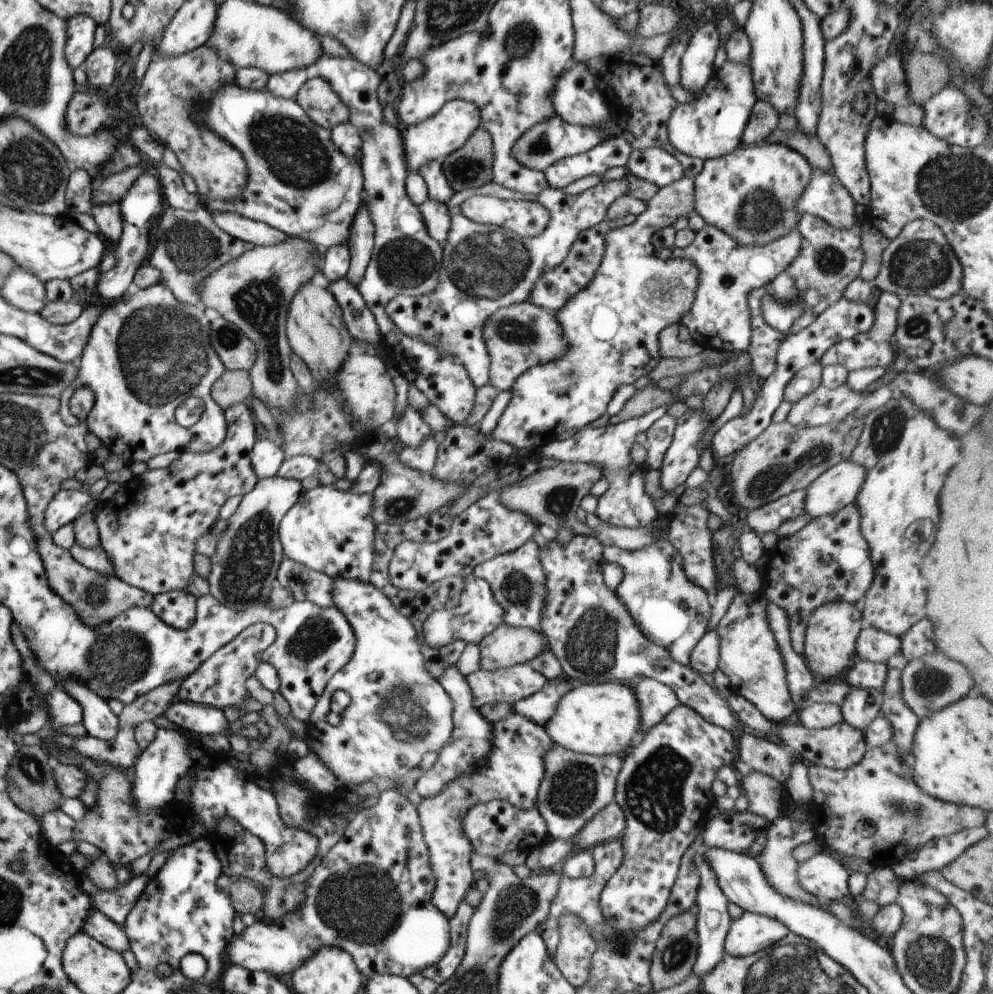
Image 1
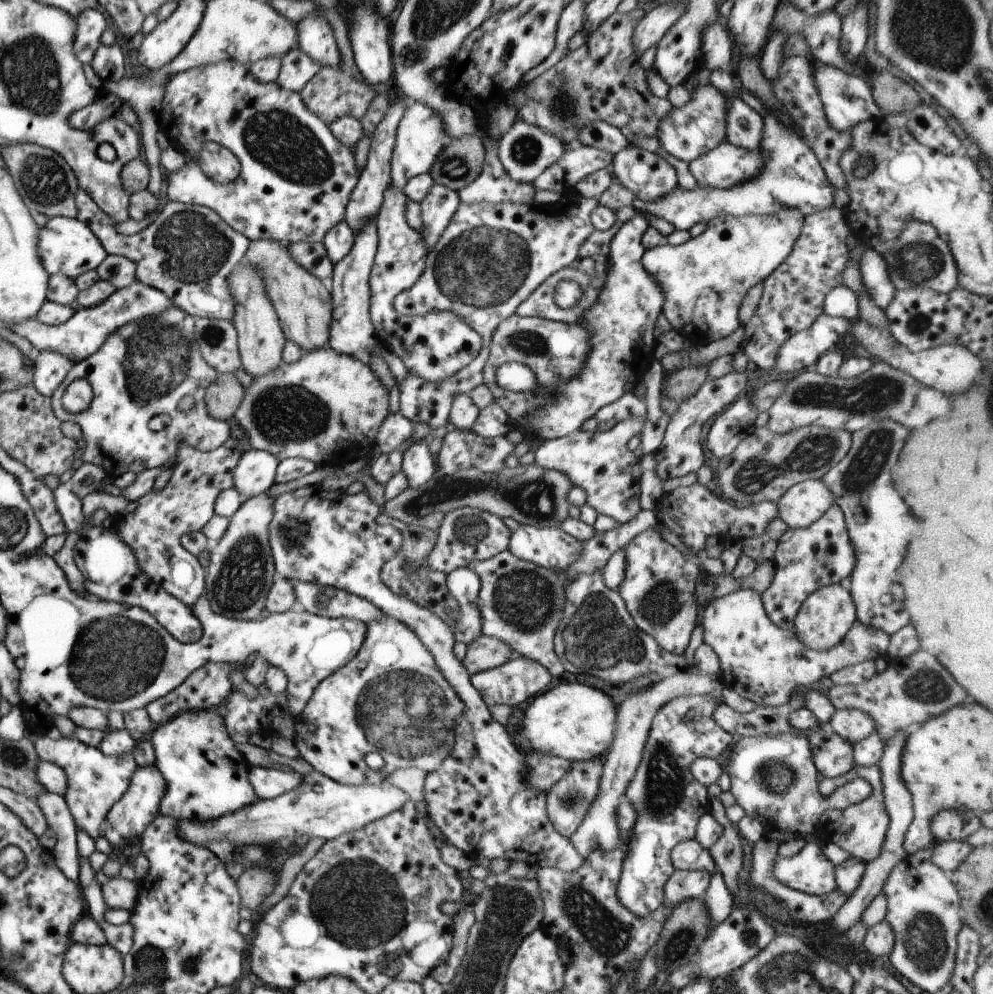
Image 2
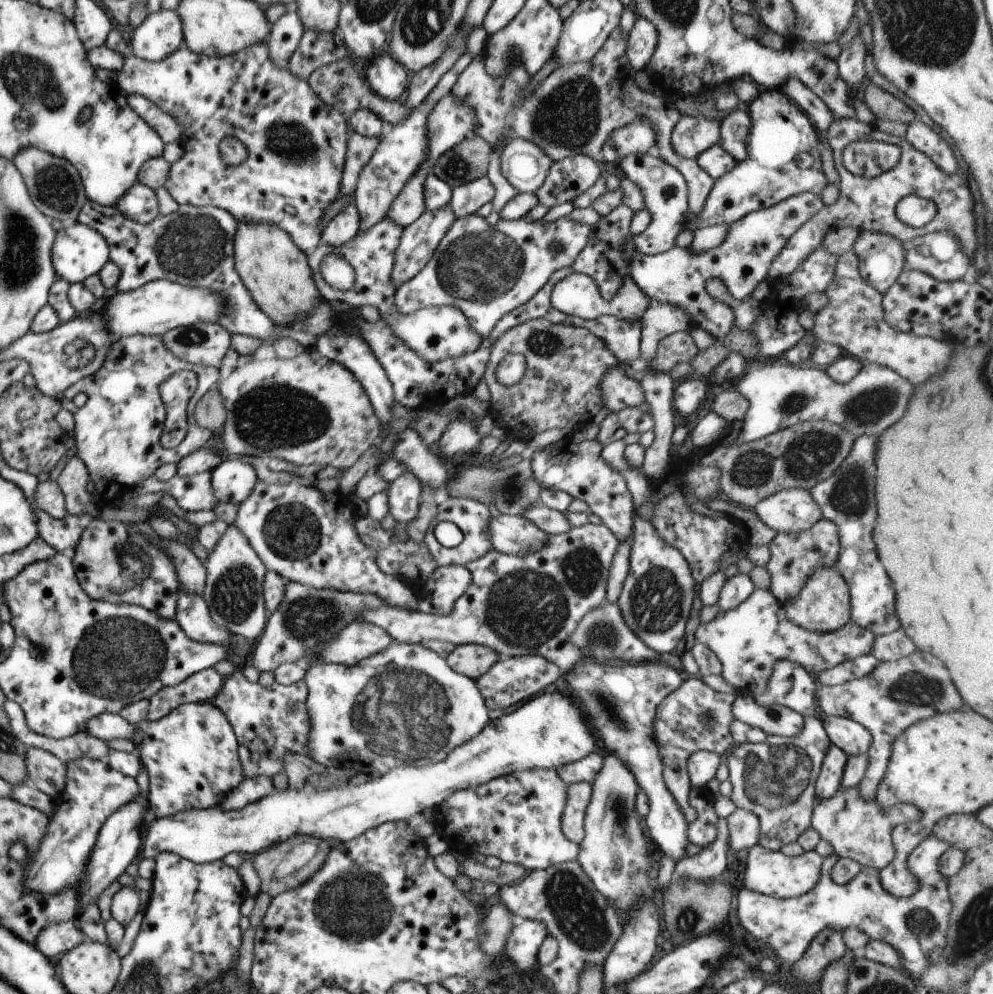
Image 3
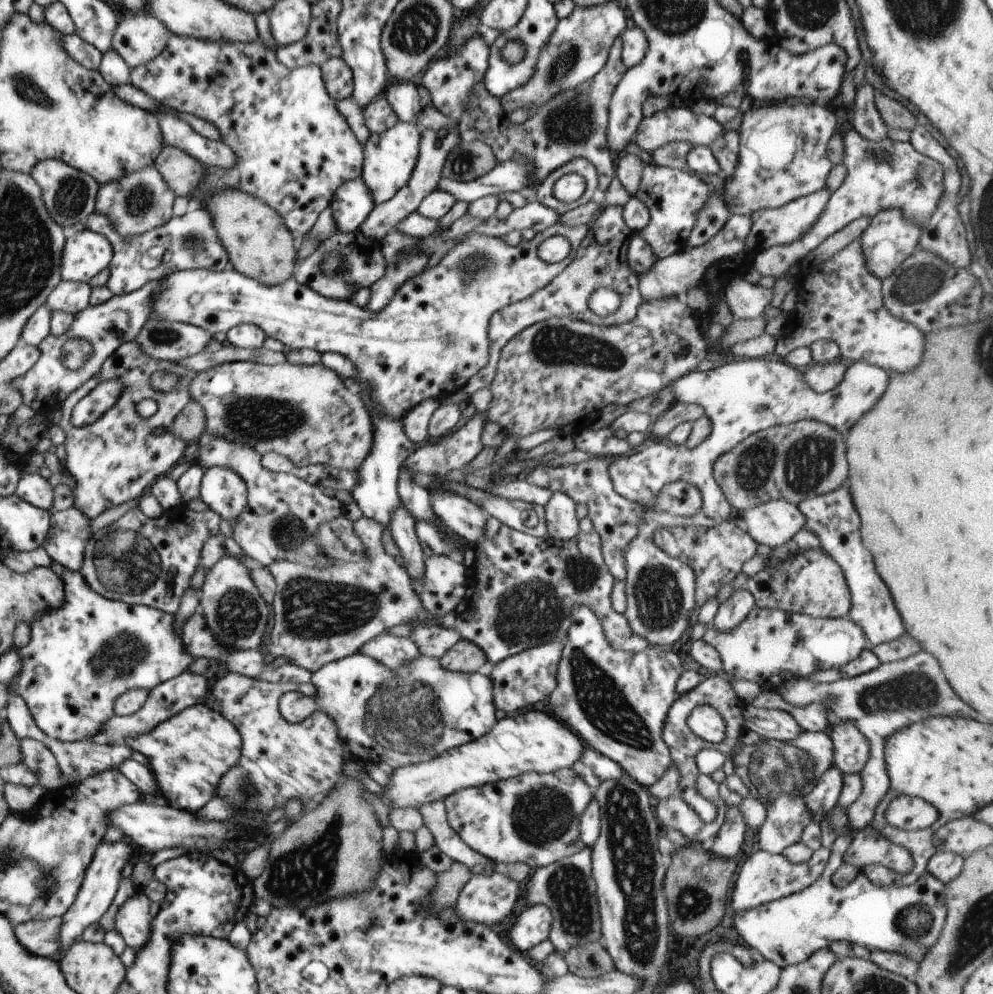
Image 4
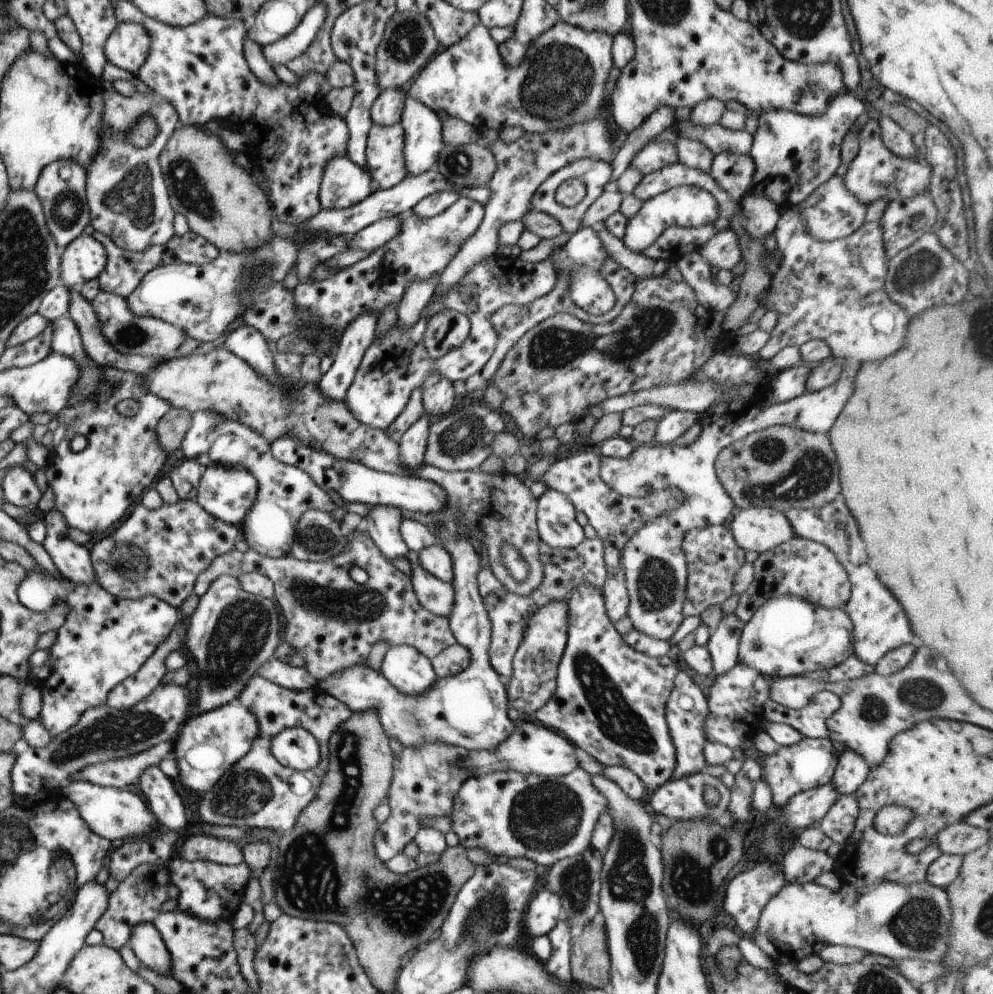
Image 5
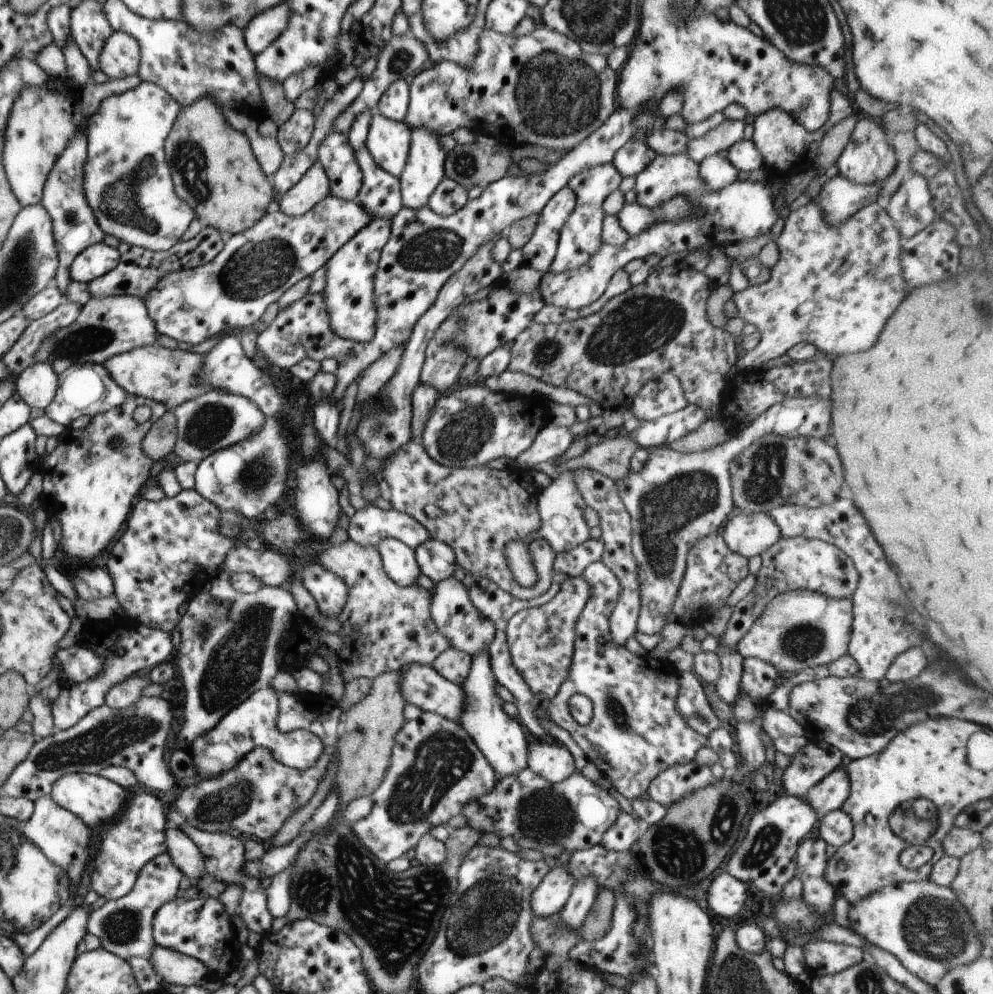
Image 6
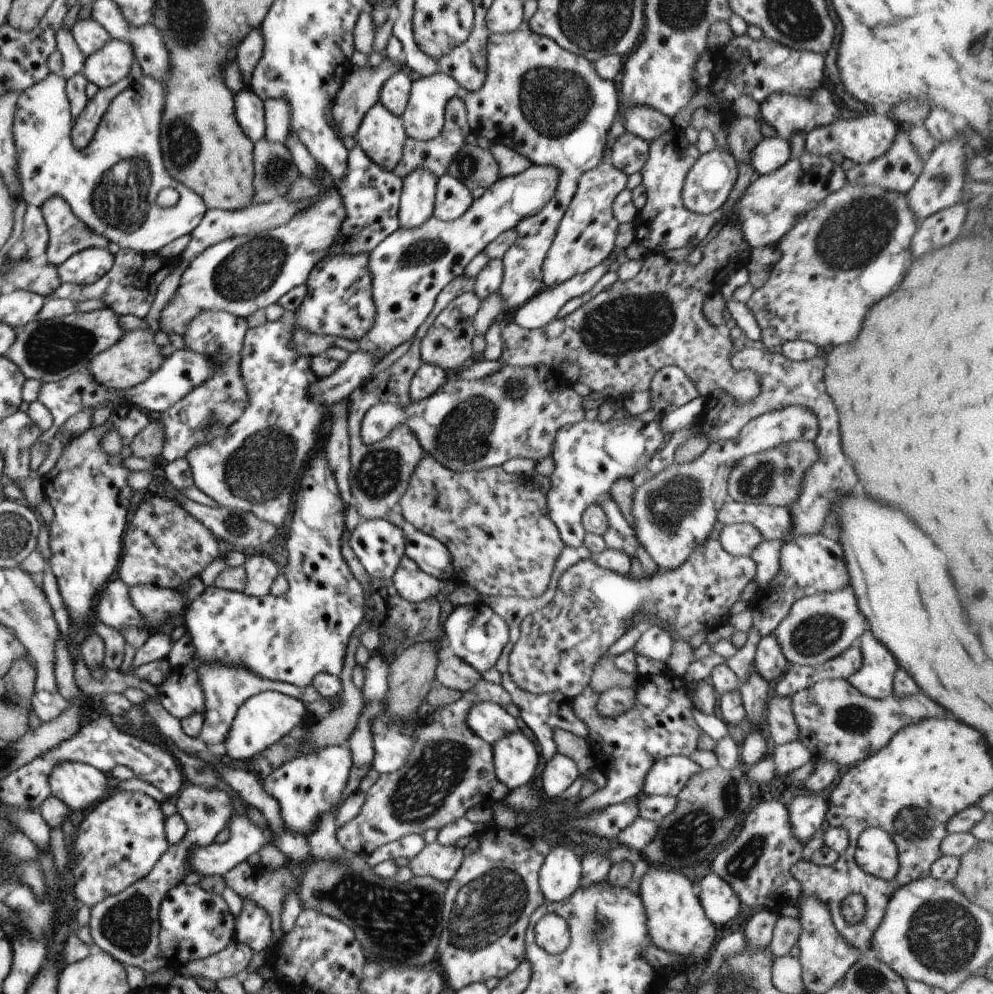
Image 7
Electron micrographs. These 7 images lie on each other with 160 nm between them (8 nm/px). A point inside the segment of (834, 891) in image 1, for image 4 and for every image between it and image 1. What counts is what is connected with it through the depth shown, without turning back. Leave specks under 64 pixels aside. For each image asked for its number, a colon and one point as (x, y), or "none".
2: (808, 871)
3: (768, 872)
4: (763, 877)

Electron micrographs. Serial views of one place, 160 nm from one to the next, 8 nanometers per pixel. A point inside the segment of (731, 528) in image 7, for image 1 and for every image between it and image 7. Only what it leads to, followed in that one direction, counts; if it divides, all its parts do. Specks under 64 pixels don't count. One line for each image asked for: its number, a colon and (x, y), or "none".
1: (838, 486)
2: (804, 503)
3: (790, 510)
4: (774, 522)
5: (757, 529)
6: (748, 534)

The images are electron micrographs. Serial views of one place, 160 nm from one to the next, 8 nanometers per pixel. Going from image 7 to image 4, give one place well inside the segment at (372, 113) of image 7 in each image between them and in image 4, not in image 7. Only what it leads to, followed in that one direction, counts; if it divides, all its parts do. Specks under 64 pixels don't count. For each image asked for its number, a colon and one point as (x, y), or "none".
4: (388, 157)
5: (384, 153)
6: (387, 141)

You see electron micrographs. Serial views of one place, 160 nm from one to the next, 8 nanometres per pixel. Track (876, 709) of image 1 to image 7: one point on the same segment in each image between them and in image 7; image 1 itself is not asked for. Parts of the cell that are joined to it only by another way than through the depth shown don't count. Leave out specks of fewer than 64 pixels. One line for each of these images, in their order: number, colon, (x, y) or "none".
2: (852, 725)
3: (851, 737)
4: (850, 748)
5: (850, 770)
6: (828, 794)
7: (806, 814)

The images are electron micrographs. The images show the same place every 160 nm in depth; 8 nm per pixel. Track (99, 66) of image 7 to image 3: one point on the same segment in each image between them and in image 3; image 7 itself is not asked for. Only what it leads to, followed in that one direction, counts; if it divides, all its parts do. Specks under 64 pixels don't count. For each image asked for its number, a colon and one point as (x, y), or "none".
3: (160, 34)
4: (138, 38)
5: (127, 46)
6: (119, 57)

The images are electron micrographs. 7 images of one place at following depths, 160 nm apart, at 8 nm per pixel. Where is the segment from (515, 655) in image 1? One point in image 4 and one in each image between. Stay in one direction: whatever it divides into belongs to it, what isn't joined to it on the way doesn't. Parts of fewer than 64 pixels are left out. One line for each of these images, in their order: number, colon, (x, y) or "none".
2: (484, 653)
3: (471, 660)
4: (463, 657)

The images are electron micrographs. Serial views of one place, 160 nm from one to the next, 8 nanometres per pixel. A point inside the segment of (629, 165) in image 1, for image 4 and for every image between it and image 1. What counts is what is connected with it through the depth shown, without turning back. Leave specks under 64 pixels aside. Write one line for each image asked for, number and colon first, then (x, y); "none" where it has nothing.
2: (649, 177)
3: (663, 189)
4: (673, 197)

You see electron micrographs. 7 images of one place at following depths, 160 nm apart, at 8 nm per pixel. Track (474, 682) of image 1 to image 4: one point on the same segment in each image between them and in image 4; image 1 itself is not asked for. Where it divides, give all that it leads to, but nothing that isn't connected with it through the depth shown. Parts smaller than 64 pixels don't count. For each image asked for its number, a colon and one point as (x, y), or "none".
2: (519, 679)
3: (510, 680)
4: (519, 681)

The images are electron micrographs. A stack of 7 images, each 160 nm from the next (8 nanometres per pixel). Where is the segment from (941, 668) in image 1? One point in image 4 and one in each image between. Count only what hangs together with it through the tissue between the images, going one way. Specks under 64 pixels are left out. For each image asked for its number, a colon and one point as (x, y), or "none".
2: (912, 689)
3: (894, 695)
4: (878, 703)

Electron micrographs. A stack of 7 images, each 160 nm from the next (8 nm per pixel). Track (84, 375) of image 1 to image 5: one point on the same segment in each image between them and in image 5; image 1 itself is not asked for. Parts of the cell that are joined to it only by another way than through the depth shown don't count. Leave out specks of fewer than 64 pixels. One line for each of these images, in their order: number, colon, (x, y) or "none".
2: (154, 360)
3: (117, 430)
4: (115, 458)
5: (92, 488)

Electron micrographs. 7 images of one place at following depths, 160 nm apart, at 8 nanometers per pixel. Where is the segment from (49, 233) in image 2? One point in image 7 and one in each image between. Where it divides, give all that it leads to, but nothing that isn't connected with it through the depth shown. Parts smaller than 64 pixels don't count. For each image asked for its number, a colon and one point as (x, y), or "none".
3: (77, 251)
4: (85, 253)
5: (83, 258)
6: (98, 259)
7: (82, 268)

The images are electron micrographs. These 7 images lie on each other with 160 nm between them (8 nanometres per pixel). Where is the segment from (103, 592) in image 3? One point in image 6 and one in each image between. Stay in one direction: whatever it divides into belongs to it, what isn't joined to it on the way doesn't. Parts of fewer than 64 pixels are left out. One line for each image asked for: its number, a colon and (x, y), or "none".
4: (137, 560)
5: (160, 553)
6: (169, 549)

